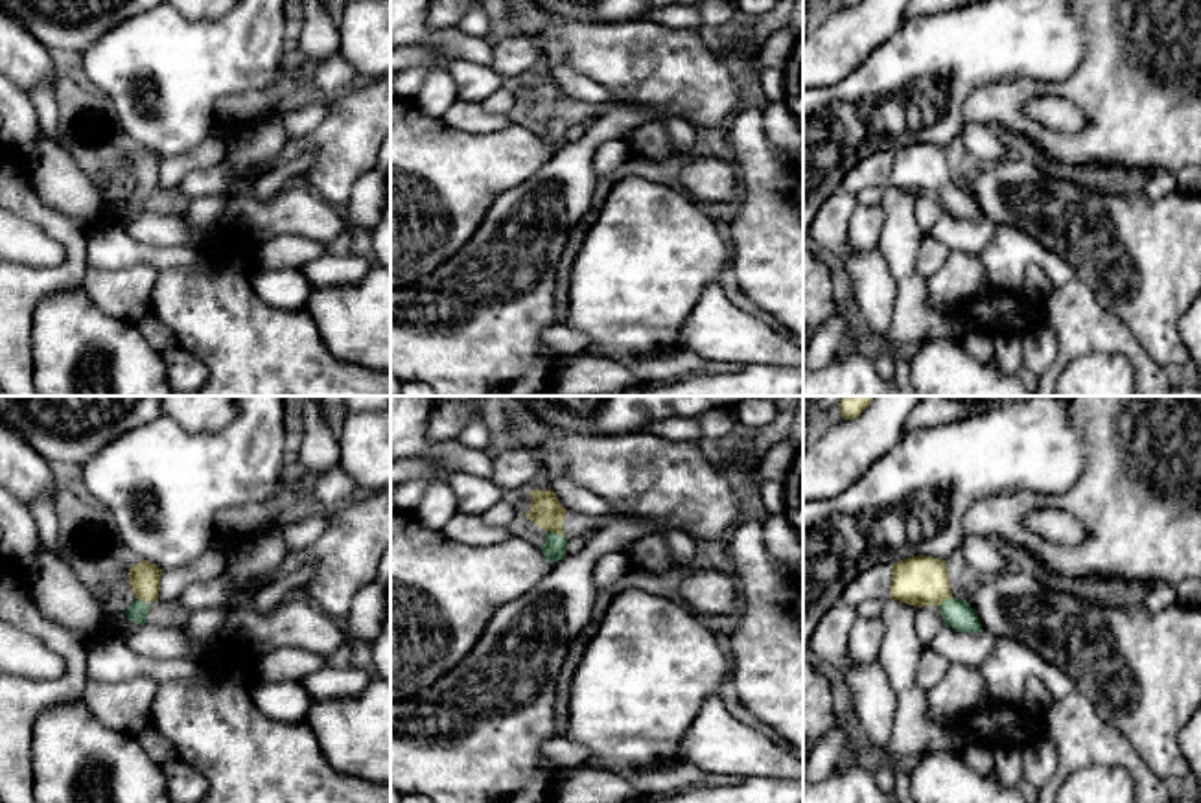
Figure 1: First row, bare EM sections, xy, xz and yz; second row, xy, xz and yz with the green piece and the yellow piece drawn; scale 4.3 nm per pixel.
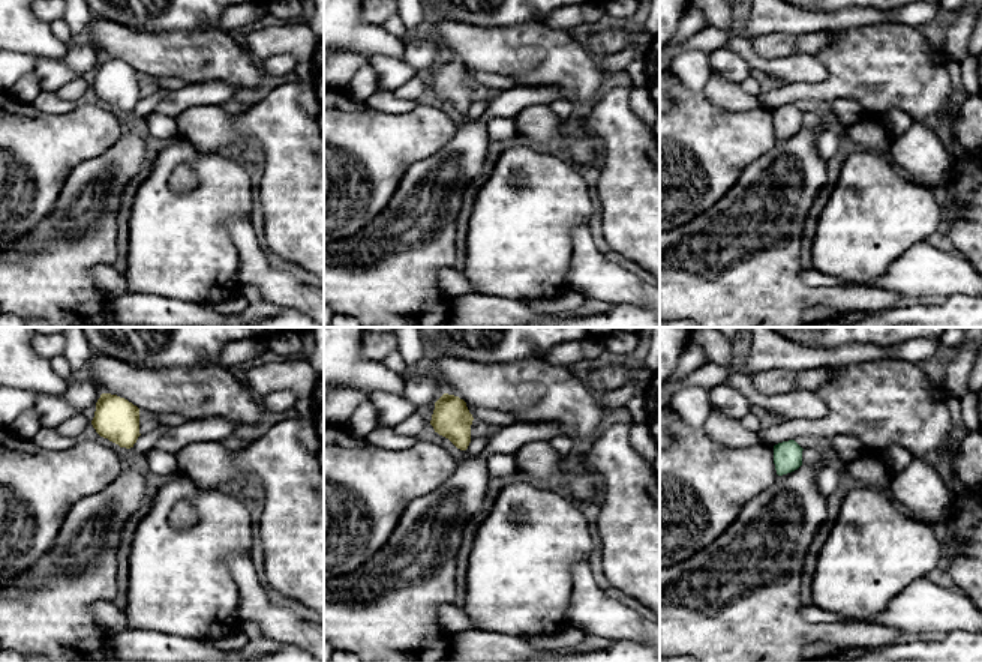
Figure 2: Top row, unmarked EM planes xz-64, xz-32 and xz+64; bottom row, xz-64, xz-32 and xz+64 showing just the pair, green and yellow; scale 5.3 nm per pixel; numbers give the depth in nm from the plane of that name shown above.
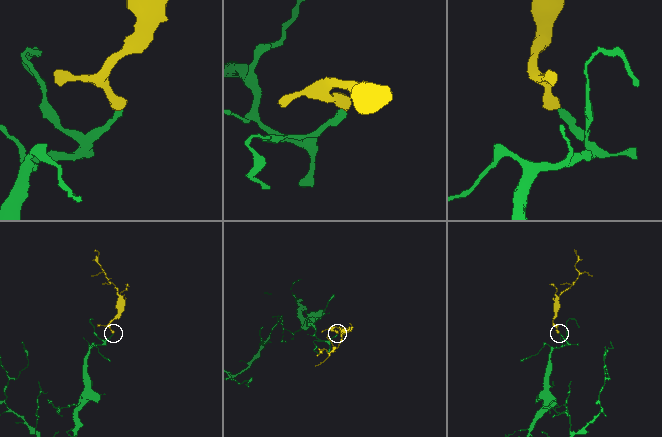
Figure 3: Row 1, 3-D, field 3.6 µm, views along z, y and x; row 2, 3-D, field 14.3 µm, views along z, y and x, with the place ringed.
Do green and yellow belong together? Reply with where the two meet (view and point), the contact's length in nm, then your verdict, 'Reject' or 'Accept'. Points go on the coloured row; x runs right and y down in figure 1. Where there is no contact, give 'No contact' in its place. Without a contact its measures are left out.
Touches green at xz (555, 533). Shared border 90 nm. Accept

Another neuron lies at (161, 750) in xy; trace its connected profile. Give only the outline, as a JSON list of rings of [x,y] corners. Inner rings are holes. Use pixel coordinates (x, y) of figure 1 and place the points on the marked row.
[[[147,726],[136,735],[136,740],[146,753],[160,766],[171,759],[177,759],[177,751],[169,740],[166,740],[153,726]]]

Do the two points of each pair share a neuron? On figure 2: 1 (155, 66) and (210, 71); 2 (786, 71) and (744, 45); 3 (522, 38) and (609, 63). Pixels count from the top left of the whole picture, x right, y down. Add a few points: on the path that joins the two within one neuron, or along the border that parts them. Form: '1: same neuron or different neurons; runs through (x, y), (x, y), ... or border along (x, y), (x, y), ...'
1: same neuron; runs through (168, 66), (197, 66)
2: same neuron; runs through (775, 68), (762, 65), (751, 56)
3: different neurons; border along (600, 60), (604, 71)

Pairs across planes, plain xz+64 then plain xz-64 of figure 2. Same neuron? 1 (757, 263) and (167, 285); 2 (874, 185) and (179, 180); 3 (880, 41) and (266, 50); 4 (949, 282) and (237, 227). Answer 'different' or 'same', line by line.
1: different
2: different
3: different
4: same

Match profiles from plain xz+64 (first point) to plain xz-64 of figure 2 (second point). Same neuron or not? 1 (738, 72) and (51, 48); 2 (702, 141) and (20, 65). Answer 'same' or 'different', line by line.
1: different
2: different

